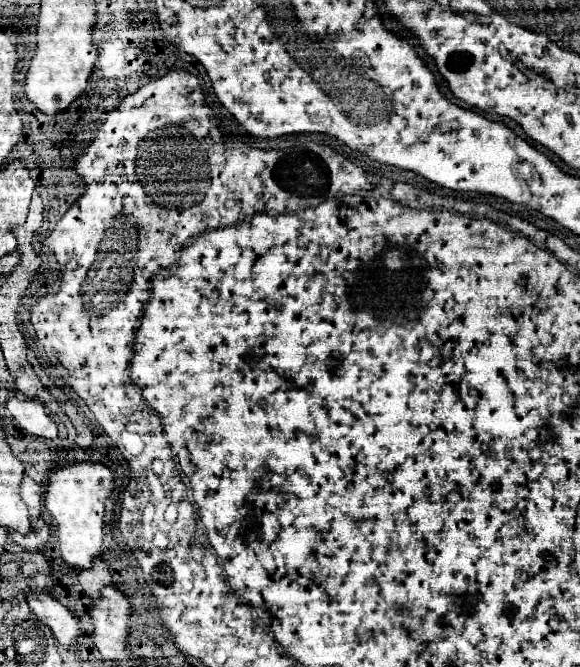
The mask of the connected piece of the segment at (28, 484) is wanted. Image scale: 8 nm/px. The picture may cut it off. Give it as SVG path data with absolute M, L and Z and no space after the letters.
M24 477L22 479L22 489L20 495L24 499L24 503L30 509L30 519L36 521L40 519L40 509L42 509L42 499L44 499L44 489L40 483L36 483L32 477Z

